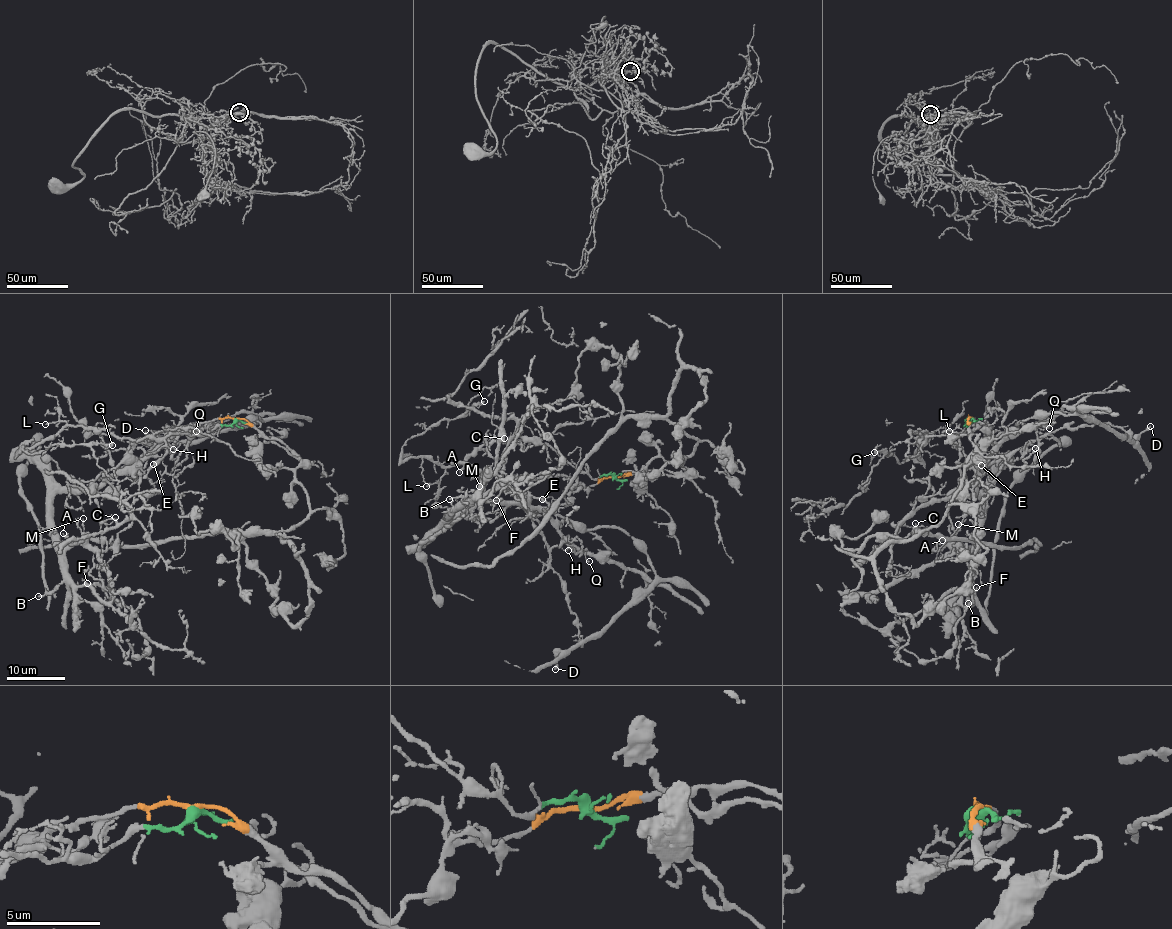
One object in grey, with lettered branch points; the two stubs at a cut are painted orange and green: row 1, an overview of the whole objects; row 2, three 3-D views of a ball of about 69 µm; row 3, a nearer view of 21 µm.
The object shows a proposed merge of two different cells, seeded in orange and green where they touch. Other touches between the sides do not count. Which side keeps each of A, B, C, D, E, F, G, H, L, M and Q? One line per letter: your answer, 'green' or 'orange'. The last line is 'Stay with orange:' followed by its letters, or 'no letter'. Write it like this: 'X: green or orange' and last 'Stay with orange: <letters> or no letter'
A: orange
B: orange
C: orange
D: orange
E: orange
F: orange
G: green
H: orange
L: green
M: orange
Q: orange
Stay with orange: A, B, C, D, E, F, H, M, Q

